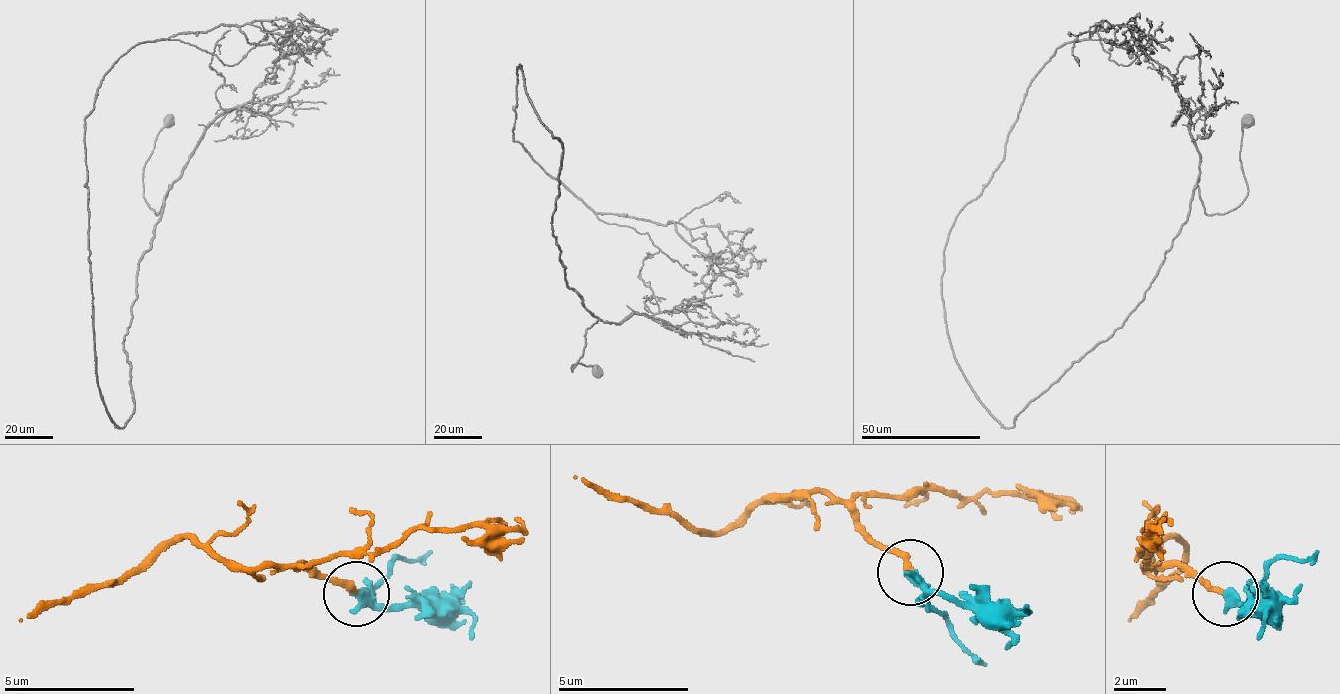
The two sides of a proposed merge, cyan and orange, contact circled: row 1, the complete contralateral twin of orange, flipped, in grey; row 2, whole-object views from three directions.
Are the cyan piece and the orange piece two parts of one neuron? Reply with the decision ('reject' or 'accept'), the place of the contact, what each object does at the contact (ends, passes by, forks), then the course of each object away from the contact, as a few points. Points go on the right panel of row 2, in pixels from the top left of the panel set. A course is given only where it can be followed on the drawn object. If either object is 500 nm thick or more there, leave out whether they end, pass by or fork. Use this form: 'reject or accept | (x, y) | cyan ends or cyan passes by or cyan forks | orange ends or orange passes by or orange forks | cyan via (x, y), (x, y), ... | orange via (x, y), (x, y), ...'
accept | (1225, 594) | cyan passes by | orange ends | cyan via (1226, 592), (1246, 605), (1253, 605), (1272, 625), (1259, 638) | orange via (1220, 592), (1147, 566), (1147, 559), (1174, 539), (1187, 559), (1128, 618)

